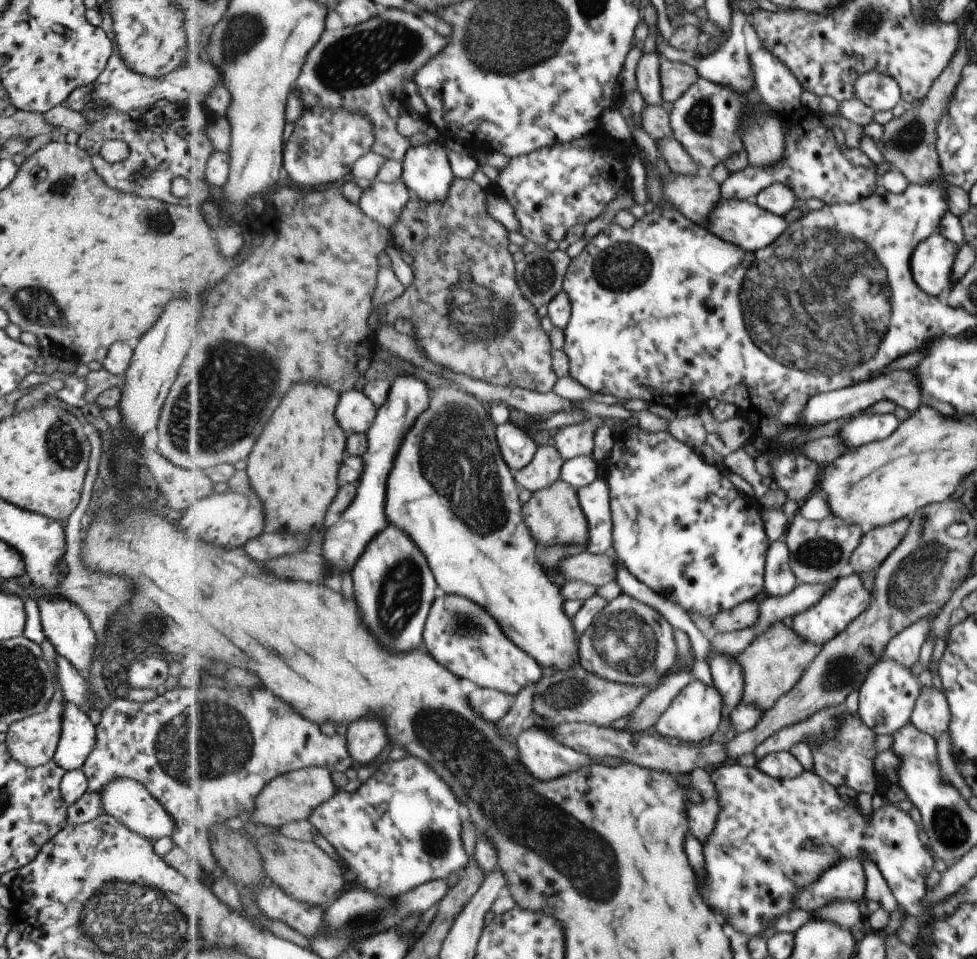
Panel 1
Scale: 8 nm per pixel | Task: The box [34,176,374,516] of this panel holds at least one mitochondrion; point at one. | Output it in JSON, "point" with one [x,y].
{"point":[237,397]}

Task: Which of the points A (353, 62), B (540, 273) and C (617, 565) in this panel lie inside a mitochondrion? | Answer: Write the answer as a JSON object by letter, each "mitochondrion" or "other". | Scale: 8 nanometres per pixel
{"A":"mitochondrion","B":"mitochondrion","C":"other"}

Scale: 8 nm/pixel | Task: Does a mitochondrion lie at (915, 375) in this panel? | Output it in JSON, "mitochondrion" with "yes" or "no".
{"mitochondrion":"no"}

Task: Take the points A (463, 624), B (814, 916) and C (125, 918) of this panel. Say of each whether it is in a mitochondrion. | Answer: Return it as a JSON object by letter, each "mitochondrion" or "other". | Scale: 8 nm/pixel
{"A":"mitochondrion","B":"other","C":"mitochondrion"}

